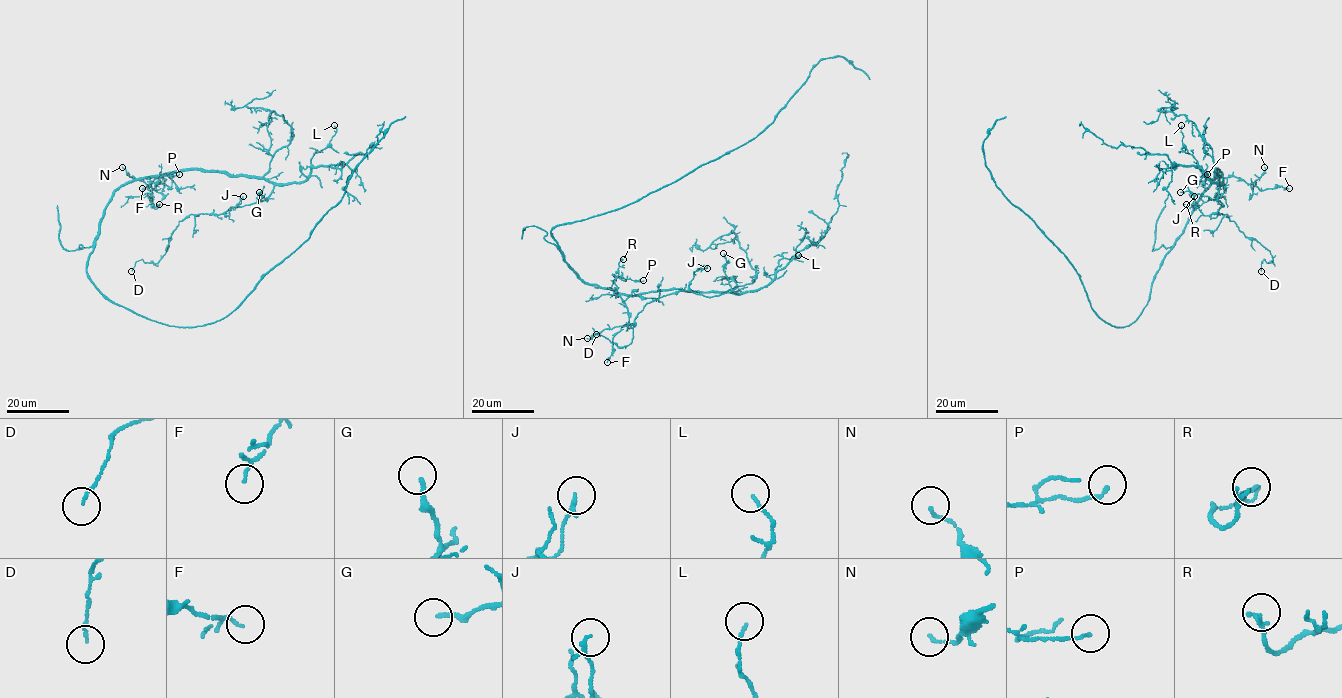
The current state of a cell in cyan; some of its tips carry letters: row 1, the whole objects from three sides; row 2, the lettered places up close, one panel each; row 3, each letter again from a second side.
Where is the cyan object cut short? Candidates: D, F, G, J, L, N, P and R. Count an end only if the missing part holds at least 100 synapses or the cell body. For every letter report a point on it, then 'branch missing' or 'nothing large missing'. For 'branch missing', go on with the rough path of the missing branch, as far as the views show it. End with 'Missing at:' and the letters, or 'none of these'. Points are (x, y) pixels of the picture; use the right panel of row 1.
D: at (1261, 271); nothing large missing
F: at (1289, 188); nothing large missing
G: at (1180, 192); nothing large missing
J: at (1194, 196); nothing large missing
L: at (1181, 125); nothing large missing
N: at (1264, 167); nothing large missing
P: at (1207, 174); nothing large missing
R: at (1186, 204); nothing large missing
Missing at: none of these

